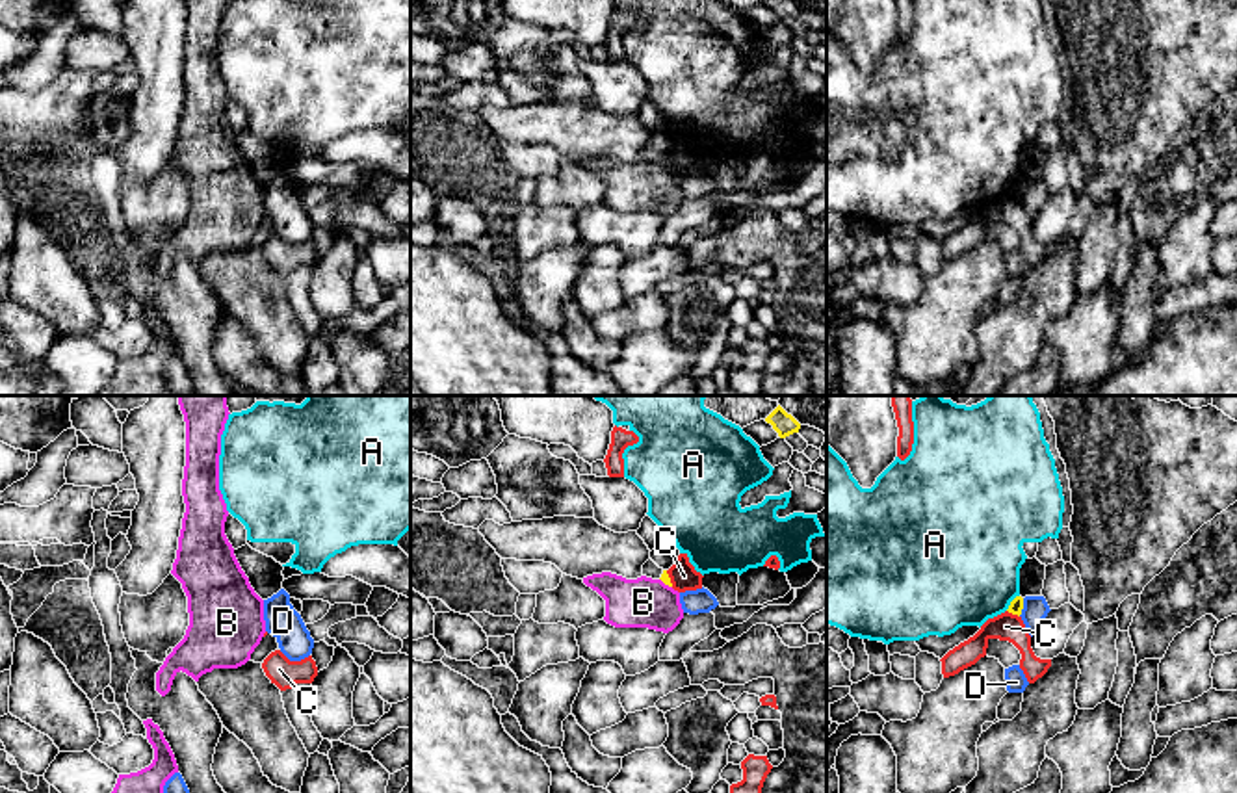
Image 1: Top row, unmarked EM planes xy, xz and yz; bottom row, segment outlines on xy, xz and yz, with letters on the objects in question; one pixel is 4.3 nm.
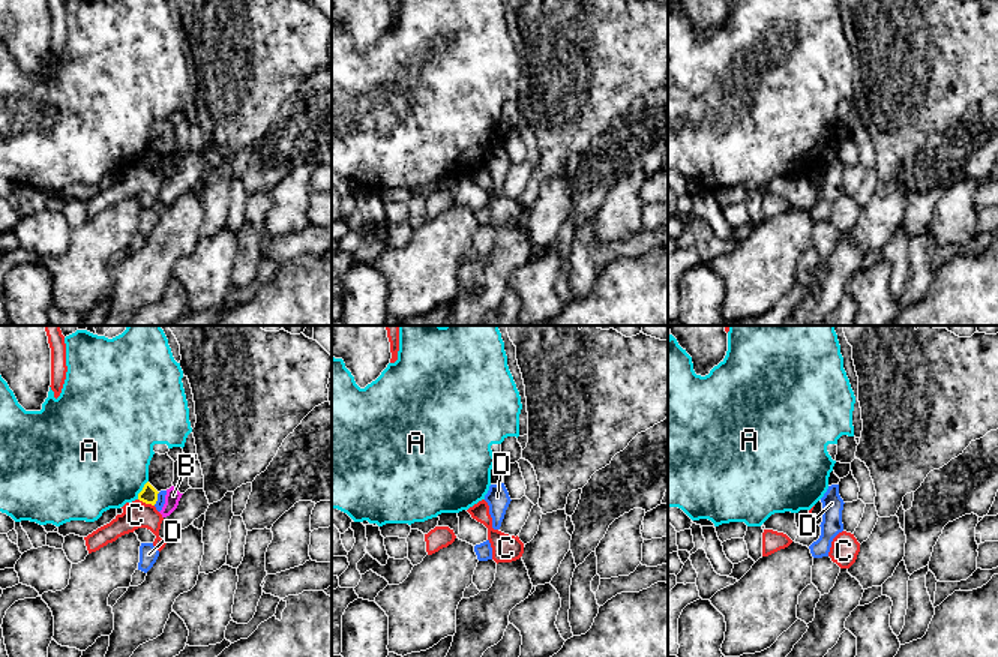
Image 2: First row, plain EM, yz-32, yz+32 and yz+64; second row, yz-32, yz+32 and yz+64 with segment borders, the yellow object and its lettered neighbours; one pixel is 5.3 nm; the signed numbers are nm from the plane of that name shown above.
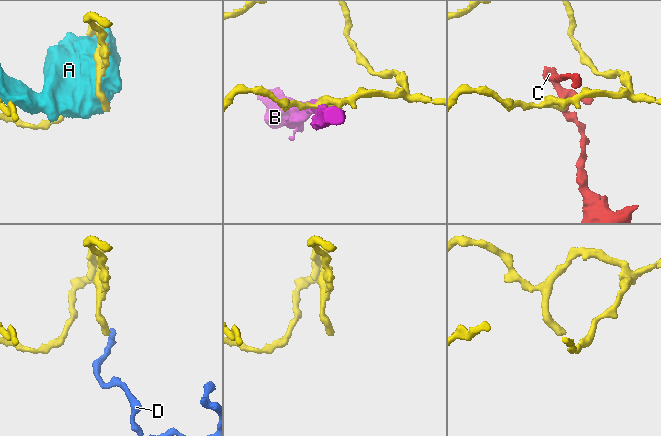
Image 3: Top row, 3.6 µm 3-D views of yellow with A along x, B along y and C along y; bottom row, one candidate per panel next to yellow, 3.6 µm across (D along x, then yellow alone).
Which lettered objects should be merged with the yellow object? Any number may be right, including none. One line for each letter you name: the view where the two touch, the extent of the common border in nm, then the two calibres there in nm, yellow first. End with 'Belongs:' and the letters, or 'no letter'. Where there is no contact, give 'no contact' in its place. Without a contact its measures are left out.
Belongs: no letter

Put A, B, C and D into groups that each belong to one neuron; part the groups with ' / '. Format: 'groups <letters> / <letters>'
groups A / B / C / D

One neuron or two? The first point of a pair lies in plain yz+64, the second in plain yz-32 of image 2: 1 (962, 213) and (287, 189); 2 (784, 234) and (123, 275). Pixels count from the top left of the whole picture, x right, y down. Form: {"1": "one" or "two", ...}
{"1": "one", "2": "two"}

